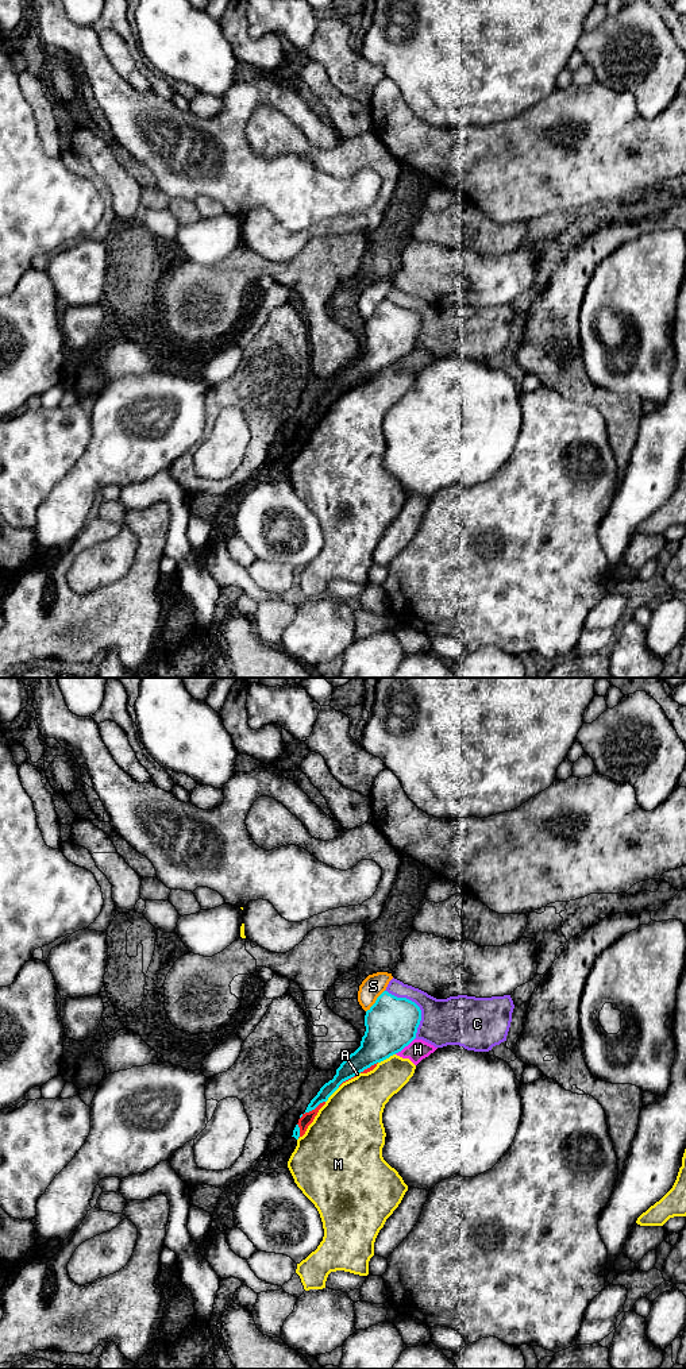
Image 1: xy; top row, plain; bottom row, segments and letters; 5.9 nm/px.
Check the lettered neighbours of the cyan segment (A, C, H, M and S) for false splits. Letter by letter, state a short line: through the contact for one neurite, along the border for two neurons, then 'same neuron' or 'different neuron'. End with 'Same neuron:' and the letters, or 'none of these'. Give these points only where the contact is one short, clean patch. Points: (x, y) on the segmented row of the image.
A: different neuron
C: different neuron
H: different neuron
M: different neuron
S: different neuron
Same neuron: none of these

